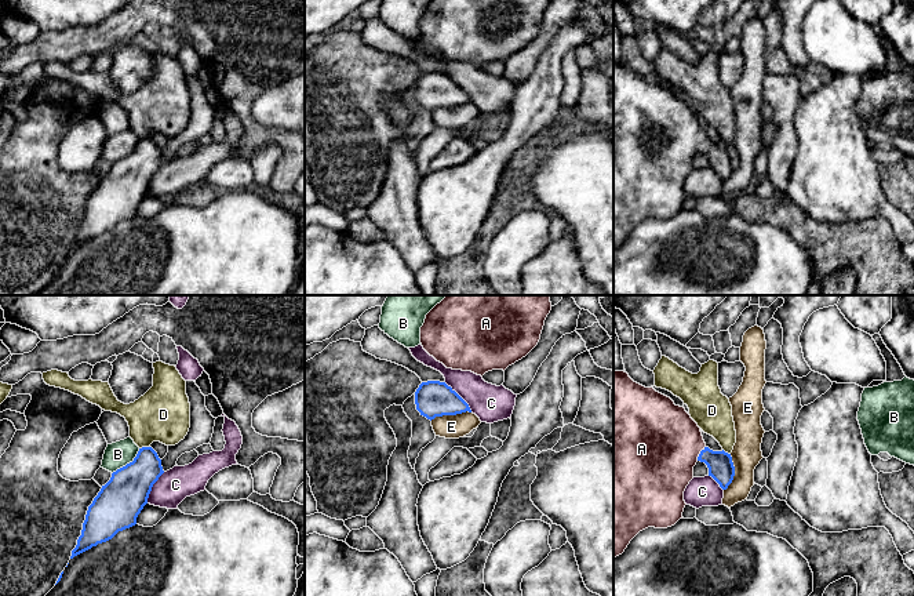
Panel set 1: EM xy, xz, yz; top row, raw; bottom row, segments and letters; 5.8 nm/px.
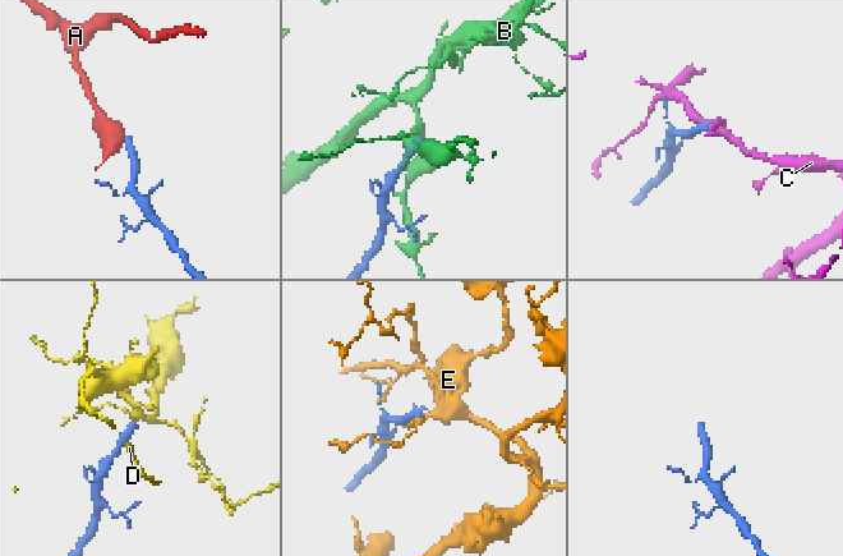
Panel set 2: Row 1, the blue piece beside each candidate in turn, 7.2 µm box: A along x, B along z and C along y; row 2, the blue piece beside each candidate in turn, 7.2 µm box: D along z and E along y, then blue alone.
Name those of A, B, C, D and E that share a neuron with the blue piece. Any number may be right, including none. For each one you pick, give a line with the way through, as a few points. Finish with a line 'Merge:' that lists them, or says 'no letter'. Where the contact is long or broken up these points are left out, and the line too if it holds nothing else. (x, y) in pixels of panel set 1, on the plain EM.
A: way yz (720, 155), (701, 144), (674, 134), (659, 134)
Merge: A

